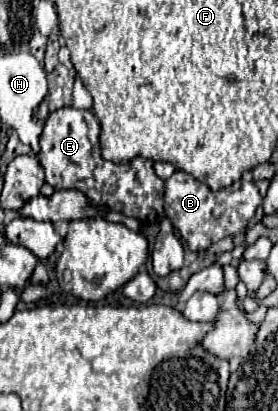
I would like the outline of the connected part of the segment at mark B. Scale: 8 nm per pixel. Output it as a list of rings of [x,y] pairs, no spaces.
[[[176,170],[164,182],[164,210],[170,218],[172,226],[178,230],[180,238],[188,244],[192,252],[206,250],[212,242],[218,242],[226,236],[236,236],[244,232],[250,220],[256,214],[256,208],[262,204],[262,196],[254,182],[236,181],[230,188],[212,192],[204,182],[196,180],[194,176]]]

